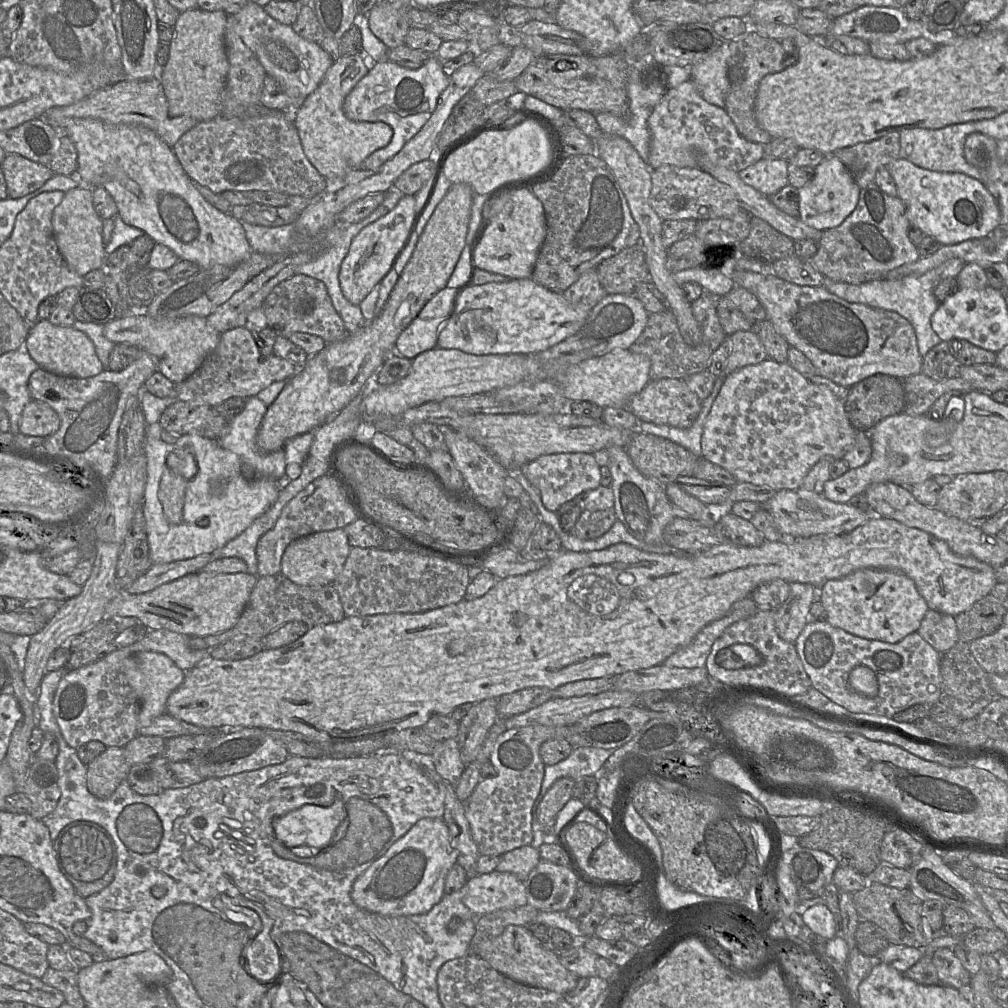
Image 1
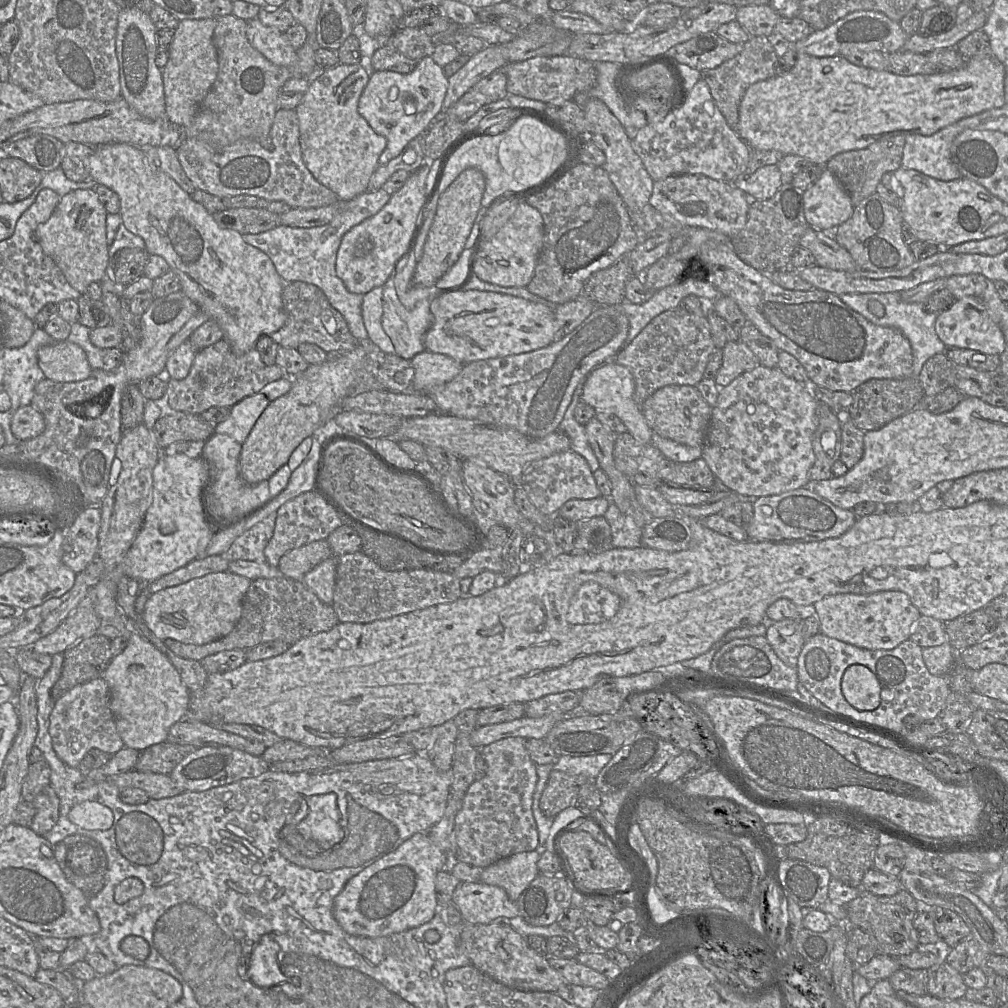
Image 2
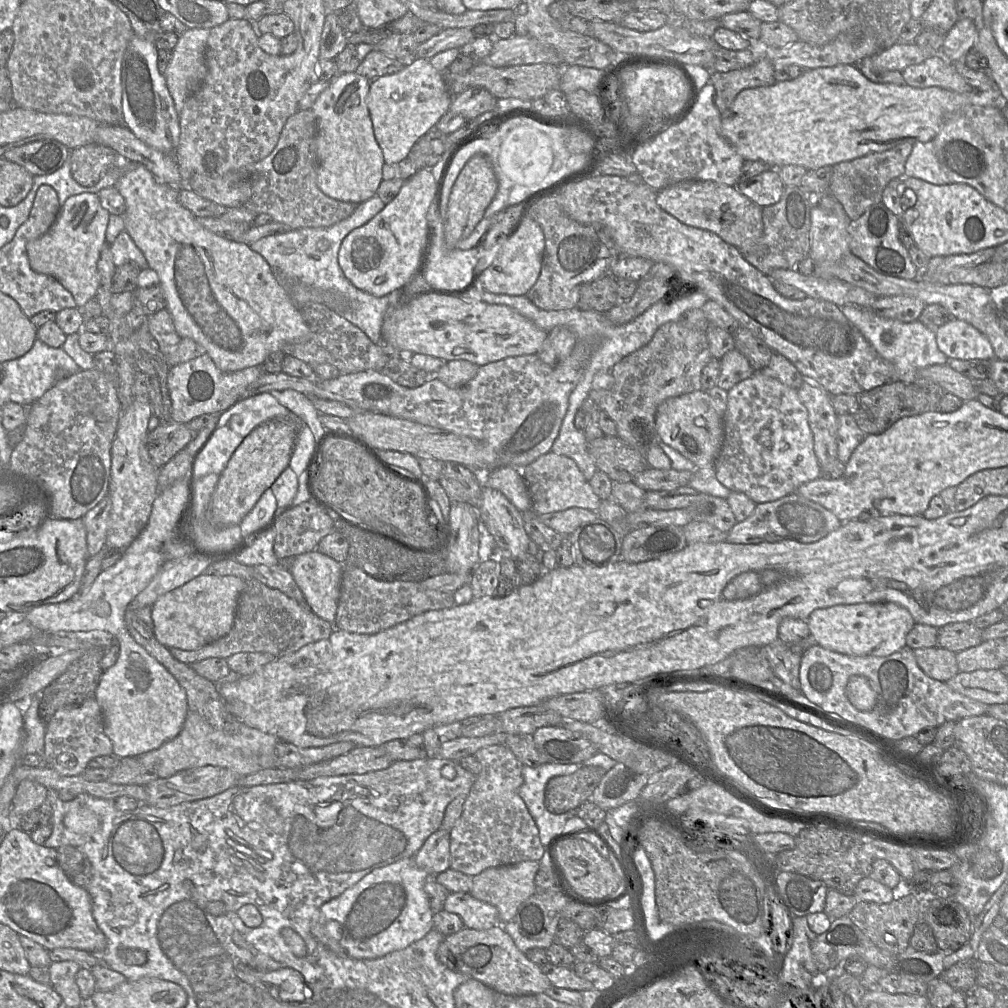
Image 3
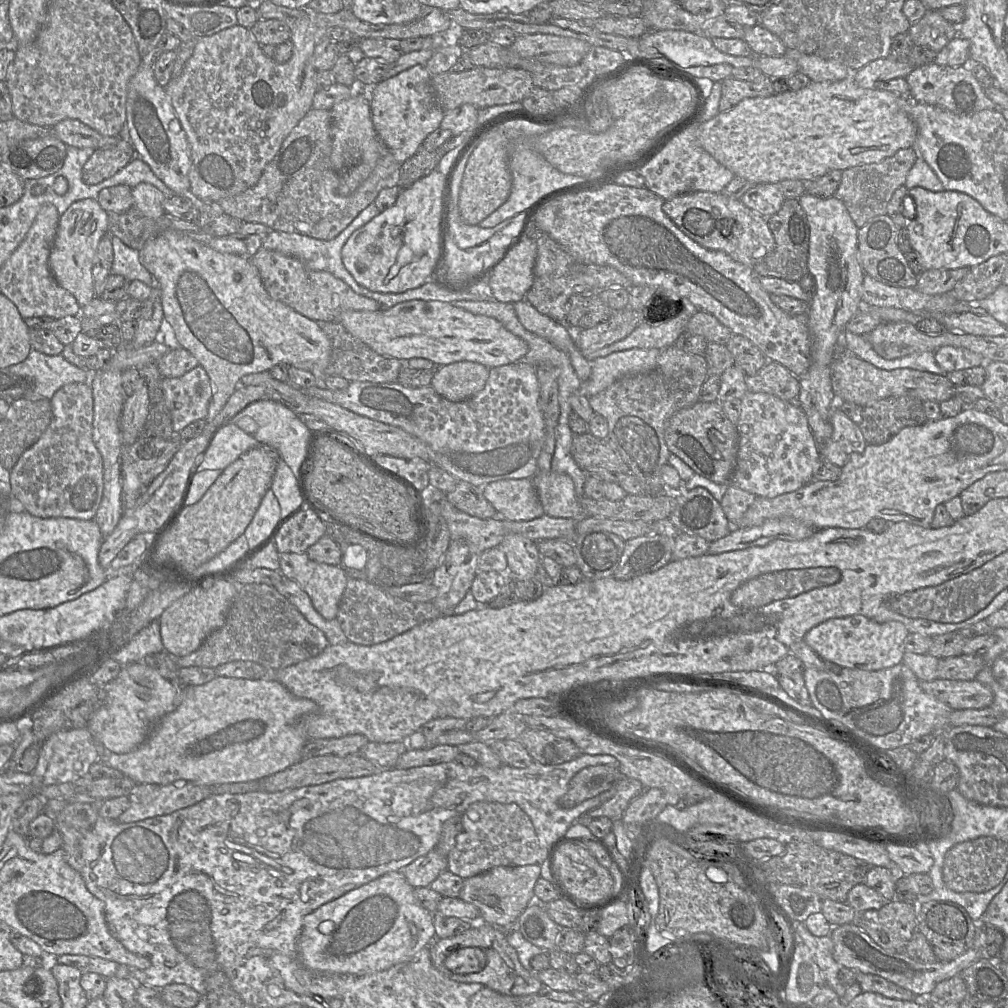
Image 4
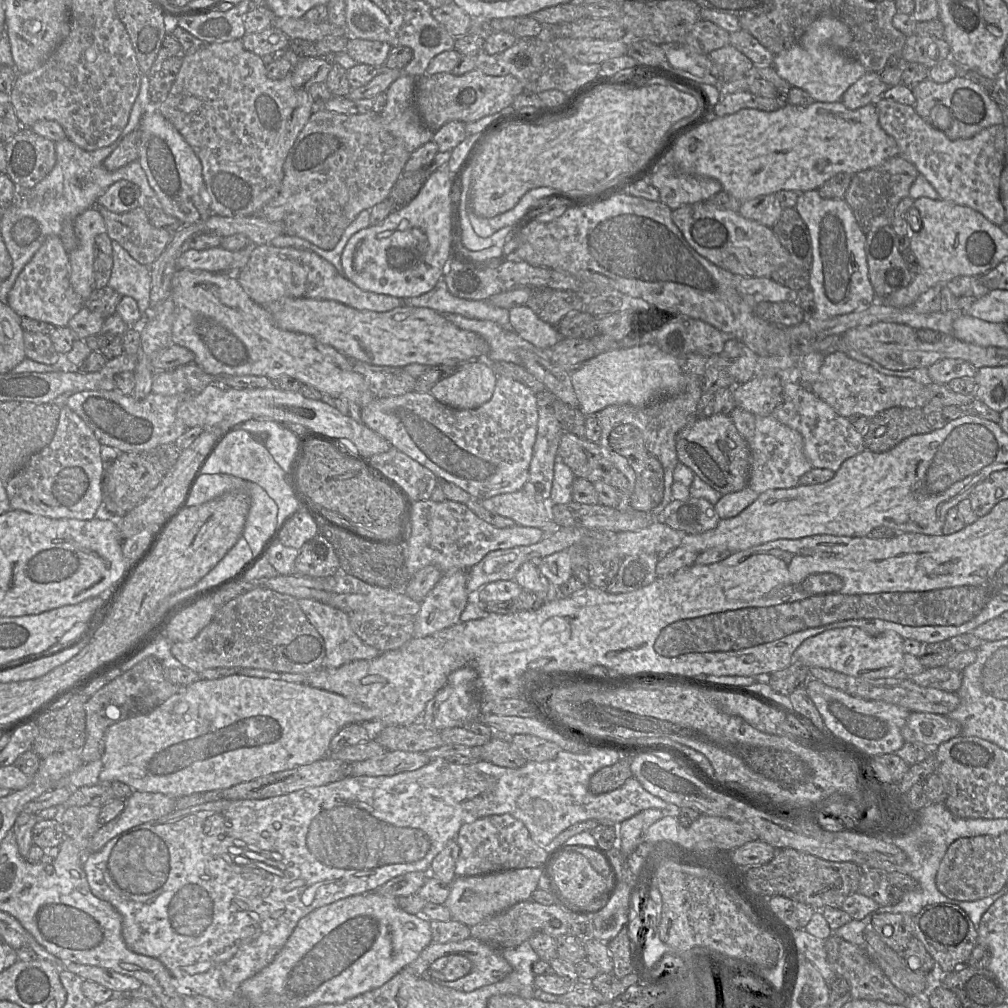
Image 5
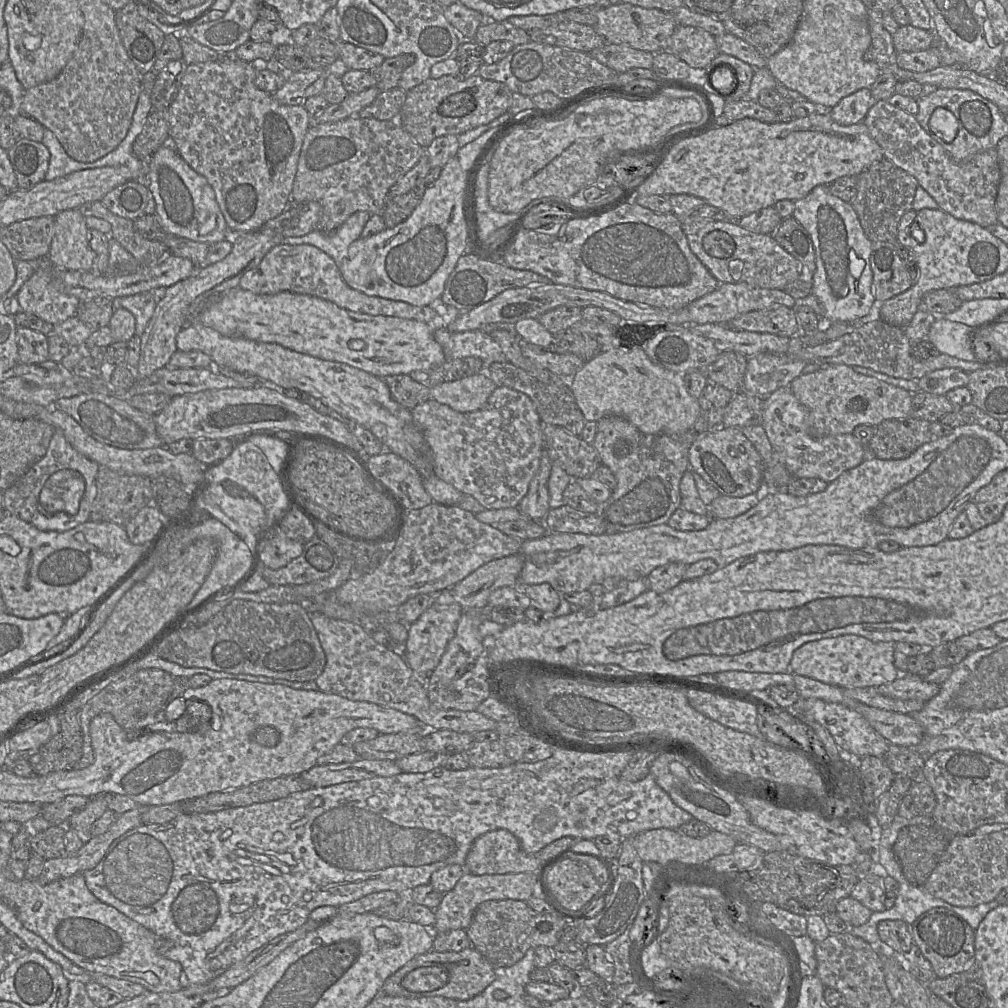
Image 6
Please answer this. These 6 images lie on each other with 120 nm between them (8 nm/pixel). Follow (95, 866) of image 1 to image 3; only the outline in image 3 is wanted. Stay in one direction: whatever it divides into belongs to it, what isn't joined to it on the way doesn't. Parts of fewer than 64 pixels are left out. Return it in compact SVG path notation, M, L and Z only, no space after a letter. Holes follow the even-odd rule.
M72 845L57 848L57 861L69 880L87 888L92 879L92 865L85 853Z

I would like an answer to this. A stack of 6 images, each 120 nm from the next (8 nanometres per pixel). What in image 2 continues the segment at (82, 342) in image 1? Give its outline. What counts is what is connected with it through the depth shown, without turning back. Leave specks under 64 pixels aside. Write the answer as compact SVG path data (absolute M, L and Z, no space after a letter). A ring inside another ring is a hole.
M67 339L40 347L37 359L45 378L56 382L82 381L92 372L85 351Z

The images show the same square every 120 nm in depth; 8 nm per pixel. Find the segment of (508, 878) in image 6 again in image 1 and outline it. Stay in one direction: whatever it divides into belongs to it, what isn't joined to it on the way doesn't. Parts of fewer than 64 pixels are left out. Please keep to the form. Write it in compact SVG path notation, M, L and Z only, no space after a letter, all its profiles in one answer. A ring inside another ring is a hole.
M526 845L503 854L495 870L512 873L525 882L540 860L539 849Z

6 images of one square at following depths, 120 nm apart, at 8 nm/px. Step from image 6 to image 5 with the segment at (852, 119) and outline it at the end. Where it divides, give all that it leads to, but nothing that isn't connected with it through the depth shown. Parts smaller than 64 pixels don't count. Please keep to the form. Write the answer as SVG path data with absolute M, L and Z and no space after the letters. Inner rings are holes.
M866 72L844 93L841 102L850 110L856 110L868 104L875 104L889 89L879 73Z

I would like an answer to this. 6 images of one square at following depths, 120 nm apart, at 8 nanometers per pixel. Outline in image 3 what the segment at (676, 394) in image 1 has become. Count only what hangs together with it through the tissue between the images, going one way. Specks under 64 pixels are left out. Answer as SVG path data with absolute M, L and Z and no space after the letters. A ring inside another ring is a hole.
M703 390L693 391L662 402L657 408L655 427L664 442L698 468L713 465L724 441L724 423L710 396Z

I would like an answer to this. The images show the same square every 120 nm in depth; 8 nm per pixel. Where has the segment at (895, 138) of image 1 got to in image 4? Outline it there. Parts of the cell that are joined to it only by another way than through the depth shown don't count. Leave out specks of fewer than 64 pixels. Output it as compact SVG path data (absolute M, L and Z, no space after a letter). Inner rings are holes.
M914 149L898 150L893 156L879 163L862 164L843 170L841 182L833 197L843 202L858 228L870 219L887 214L887 205L893 193L904 186L909 170L914 165L917 154Z

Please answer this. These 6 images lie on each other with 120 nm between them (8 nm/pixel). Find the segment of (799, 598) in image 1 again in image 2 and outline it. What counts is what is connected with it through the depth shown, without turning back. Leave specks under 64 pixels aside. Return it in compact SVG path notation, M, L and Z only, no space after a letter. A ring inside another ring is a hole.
M786 618L765 625L765 636L776 655L788 666L797 668L804 645L803 619Z

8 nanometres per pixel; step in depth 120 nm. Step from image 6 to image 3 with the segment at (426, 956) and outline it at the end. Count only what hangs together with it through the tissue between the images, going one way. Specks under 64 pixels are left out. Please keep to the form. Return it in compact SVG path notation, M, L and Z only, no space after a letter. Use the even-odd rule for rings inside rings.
M501 924L484 930L464 927L444 938L436 956L447 968L469 975L504 994L533 995L544 993L552 986L541 967L531 962L526 954L517 948Z

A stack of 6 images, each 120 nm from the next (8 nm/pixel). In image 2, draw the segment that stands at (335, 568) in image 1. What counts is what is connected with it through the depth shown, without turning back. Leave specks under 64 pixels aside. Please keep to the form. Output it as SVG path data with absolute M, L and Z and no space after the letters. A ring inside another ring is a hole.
M318 540L285 553L279 560L278 568L289 579L303 580L315 566L332 556L327 540Z

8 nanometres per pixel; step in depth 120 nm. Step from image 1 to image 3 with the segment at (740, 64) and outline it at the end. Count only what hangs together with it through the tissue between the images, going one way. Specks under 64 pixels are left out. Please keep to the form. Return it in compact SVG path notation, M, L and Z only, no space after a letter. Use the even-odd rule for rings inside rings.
M761 51L755 63L747 68L711 72L709 83L714 86L714 103L722 116L742 90L771 86L775 82L773 65L767 54Z

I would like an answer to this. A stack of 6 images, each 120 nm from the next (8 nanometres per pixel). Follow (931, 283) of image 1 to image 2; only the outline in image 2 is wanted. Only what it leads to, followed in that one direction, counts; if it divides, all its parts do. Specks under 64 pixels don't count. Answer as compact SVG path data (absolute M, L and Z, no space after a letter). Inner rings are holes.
M900 292L887 293L845 293L838 295L841 301L854 311L861 314L870 322L894 327L900 330L909 340L912 355L912 376L917 378L925 362L932 356L946 351L946 345L938 338L934 324L939 313L929 313L924 309L924 303L906 302L901 298Z

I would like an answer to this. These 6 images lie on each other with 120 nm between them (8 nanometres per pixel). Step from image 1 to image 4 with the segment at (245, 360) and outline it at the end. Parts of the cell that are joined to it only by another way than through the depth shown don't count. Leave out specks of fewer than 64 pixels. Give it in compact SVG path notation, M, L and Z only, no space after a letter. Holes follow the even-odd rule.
M201 365L177 378L163 378L162 389L171 412L172 426L178 435L190 423L206 419L212 386Z

